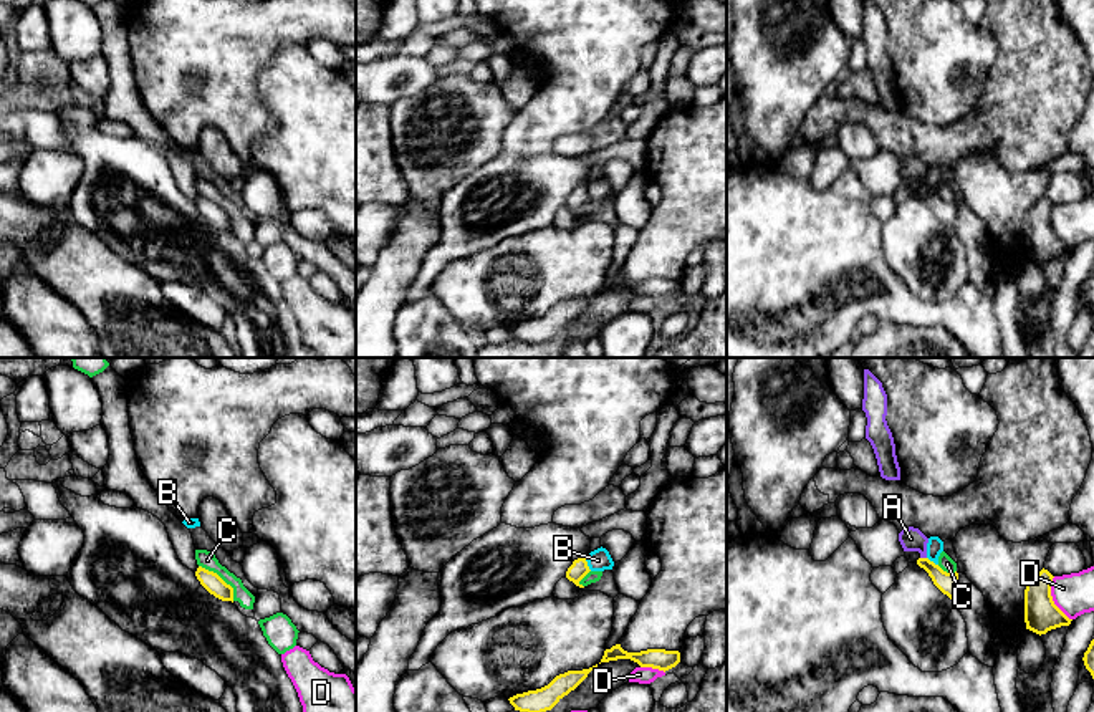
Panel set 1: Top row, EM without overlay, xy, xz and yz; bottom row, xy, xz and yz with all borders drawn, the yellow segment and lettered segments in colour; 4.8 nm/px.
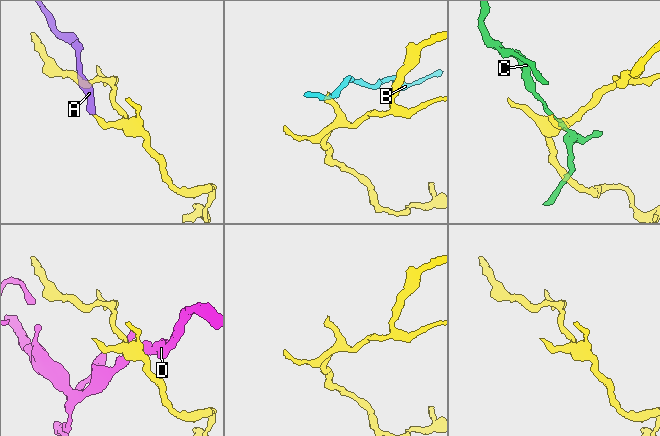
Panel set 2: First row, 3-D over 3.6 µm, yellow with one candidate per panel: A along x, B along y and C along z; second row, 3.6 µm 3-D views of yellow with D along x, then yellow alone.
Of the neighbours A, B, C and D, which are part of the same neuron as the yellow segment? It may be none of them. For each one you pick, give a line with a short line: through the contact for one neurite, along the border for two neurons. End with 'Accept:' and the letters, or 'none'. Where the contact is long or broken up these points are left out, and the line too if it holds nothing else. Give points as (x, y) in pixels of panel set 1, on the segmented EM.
A: yz (945, 582), (924, 558), (922, 550), (911, 538)
Accept: A

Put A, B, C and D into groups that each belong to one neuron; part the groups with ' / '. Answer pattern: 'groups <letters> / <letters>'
groups A / B / C / D

